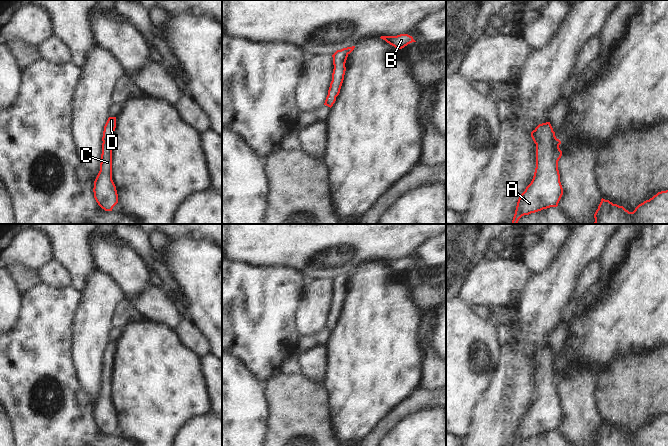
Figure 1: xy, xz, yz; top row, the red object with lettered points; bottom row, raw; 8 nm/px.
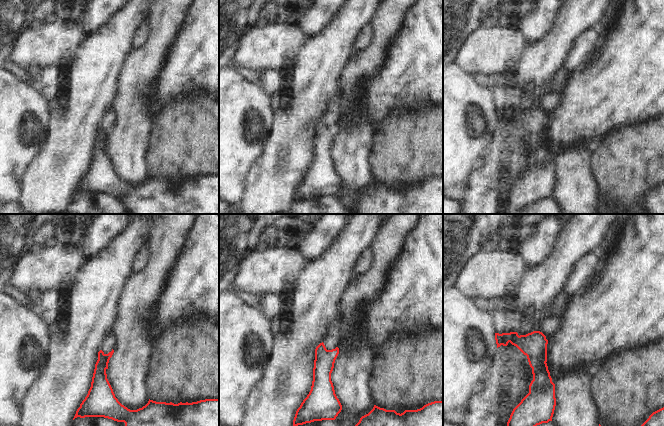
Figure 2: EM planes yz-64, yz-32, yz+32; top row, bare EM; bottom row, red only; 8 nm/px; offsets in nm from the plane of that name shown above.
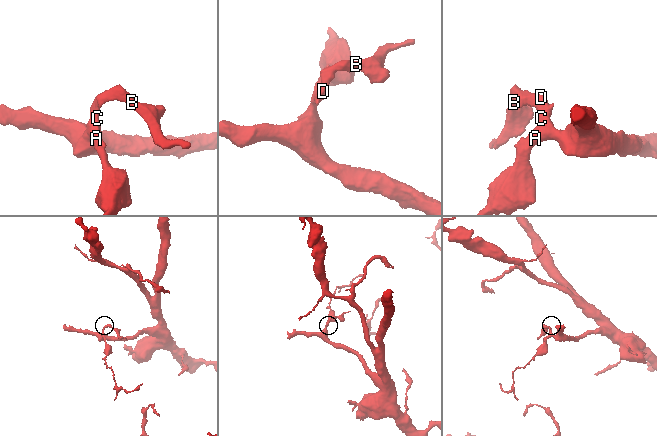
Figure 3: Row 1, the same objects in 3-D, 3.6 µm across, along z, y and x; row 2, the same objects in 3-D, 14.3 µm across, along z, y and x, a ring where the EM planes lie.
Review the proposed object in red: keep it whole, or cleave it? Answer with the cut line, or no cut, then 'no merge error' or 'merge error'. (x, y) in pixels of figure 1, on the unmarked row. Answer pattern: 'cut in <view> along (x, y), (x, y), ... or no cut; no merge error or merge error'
no cut; no merge error

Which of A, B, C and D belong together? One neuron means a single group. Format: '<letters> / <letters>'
A B C D

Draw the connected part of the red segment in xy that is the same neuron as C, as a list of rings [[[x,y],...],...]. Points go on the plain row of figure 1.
[[[109,341],[103,355],[100,395],[94,405],[94,422],[105,435],[112,435],[118,427],[116,410],[112,404],[112,363],[116,341]]]

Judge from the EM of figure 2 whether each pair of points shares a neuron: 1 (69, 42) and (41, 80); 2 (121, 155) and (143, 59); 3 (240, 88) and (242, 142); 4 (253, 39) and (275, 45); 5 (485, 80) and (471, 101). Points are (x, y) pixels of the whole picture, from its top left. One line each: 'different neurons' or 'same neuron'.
1: different neurons
2: same neuron
3: same neuron
4: same neuron
5: different neurons

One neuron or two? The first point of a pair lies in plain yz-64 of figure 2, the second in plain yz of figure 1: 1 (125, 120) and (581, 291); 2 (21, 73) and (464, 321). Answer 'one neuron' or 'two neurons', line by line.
1: two neurons
2: two neurons

